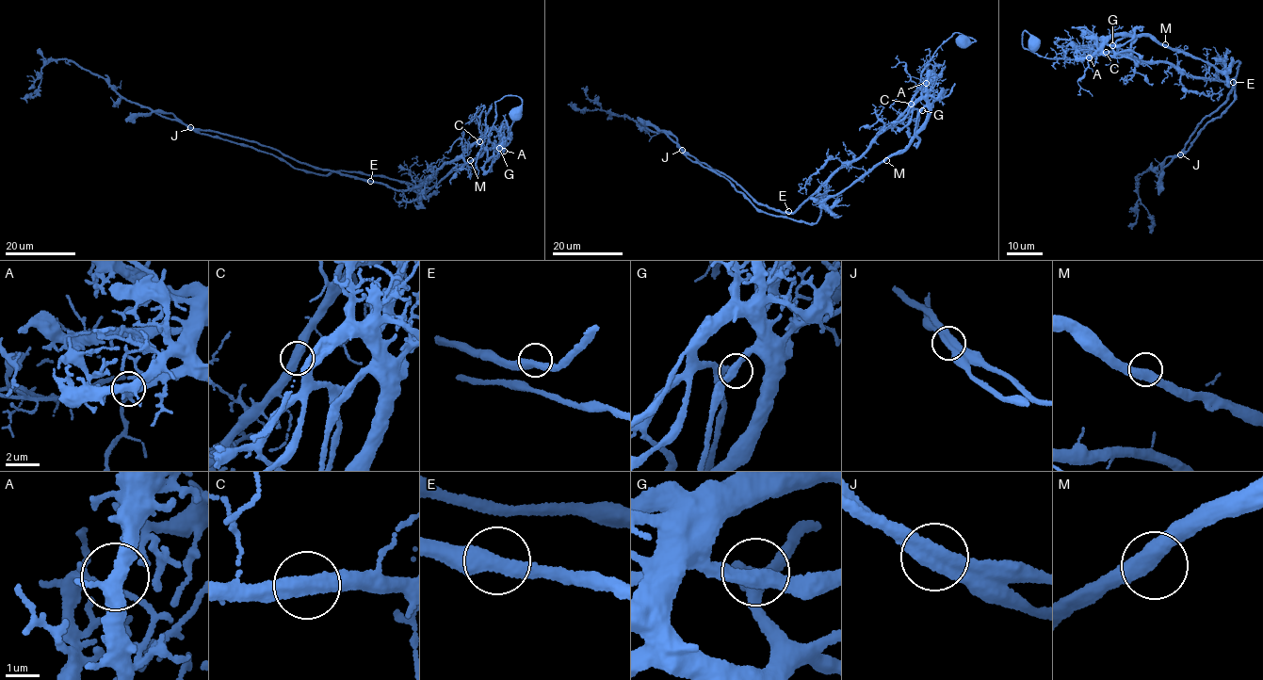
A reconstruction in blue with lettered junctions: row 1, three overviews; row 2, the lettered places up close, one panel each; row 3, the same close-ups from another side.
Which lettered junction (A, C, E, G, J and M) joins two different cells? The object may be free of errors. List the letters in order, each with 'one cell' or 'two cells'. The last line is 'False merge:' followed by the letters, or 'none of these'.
A: one cell
C: one cell
E: one cell
G: one cell
J: two cells
M: one cell
False merge: J

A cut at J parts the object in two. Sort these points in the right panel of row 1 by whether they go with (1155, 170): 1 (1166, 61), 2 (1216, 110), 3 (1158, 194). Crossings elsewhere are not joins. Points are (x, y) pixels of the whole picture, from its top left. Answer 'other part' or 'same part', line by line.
1: same part
2: same part
3: other part

